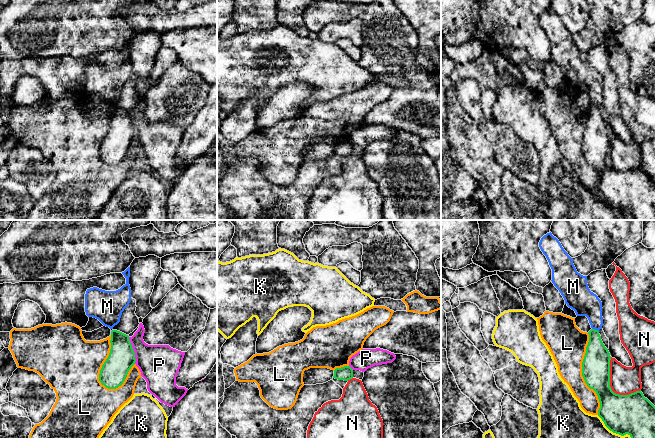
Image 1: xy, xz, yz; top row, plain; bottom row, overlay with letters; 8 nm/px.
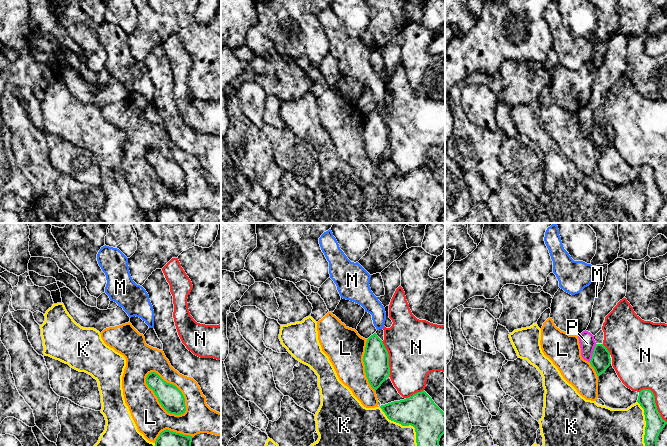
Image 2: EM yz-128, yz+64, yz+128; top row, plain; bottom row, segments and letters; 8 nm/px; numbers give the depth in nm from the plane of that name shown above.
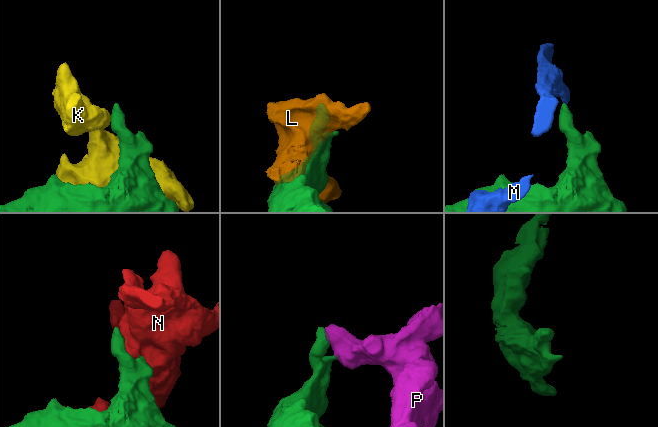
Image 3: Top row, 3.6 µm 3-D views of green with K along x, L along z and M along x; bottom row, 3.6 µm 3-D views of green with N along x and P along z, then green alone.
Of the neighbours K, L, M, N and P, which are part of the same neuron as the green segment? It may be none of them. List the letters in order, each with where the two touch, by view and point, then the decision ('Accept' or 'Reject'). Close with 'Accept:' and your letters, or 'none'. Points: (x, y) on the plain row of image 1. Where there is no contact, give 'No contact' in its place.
K: Touches green at yz (616, 209). Reject
L: Touches green at xy (102, 142). Reject
M: Touches green at yz (594, 105). Reject
N: Touches green at yz (610, 163). Reject
P: Touches green at xy (133, 126). Reject
Accept: none

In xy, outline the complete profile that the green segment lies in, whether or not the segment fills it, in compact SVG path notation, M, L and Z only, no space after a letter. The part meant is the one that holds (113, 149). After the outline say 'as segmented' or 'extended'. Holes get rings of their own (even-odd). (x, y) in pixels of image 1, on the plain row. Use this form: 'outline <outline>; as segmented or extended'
outline M112 106L110 119L110 129L100 146L99 157L108 165L116 165L123 160L136 135L128 111Z; as segmented

